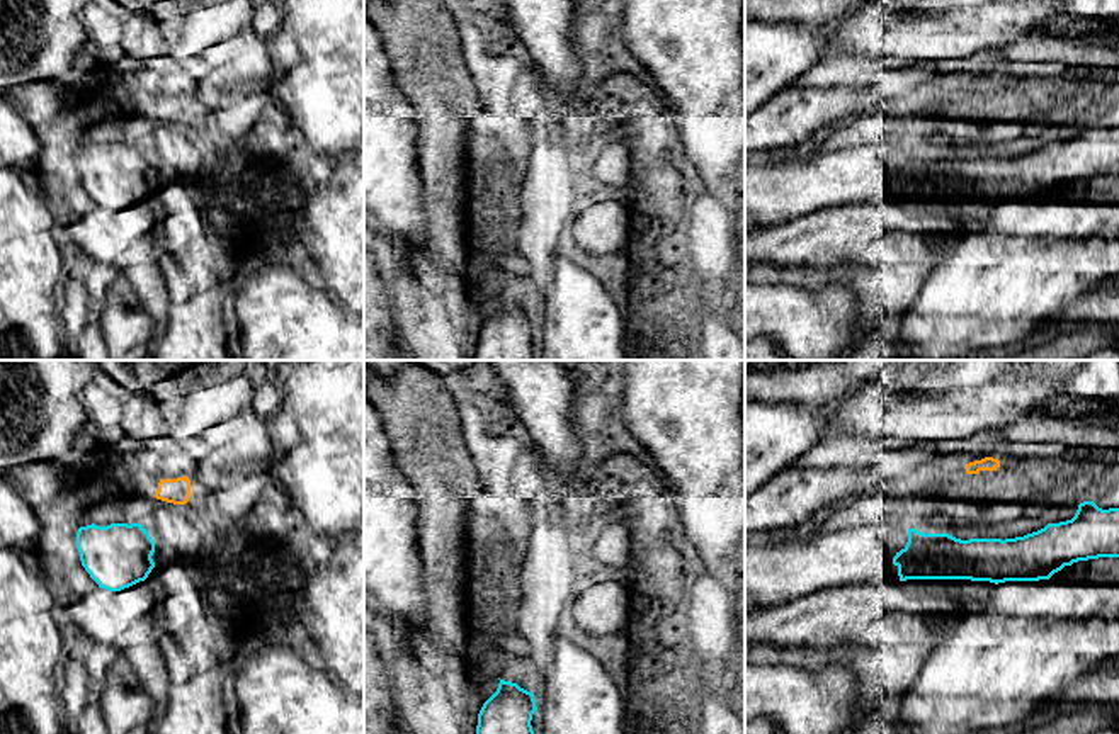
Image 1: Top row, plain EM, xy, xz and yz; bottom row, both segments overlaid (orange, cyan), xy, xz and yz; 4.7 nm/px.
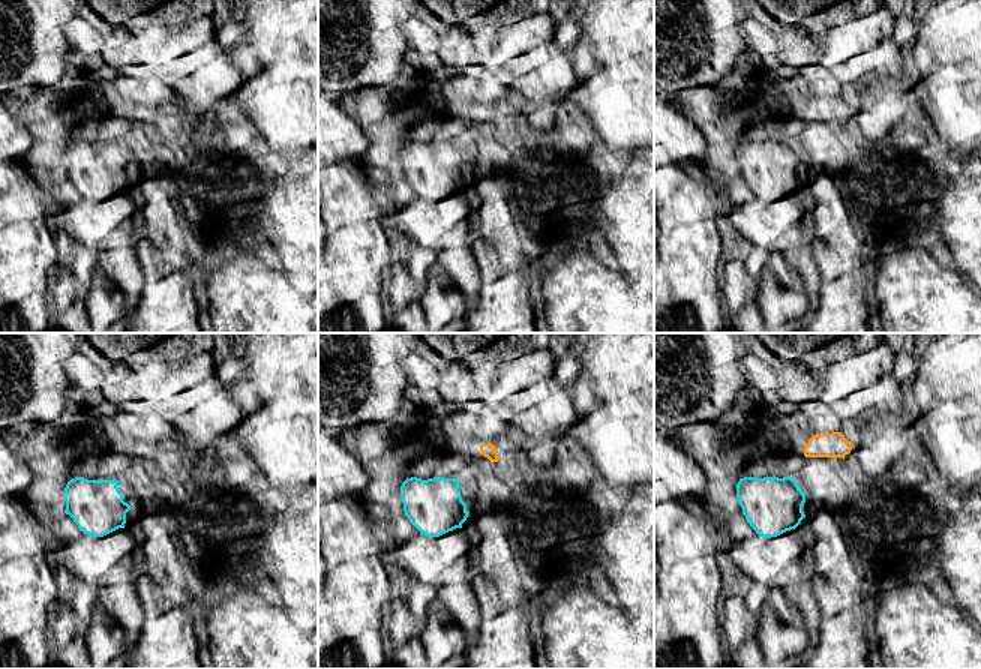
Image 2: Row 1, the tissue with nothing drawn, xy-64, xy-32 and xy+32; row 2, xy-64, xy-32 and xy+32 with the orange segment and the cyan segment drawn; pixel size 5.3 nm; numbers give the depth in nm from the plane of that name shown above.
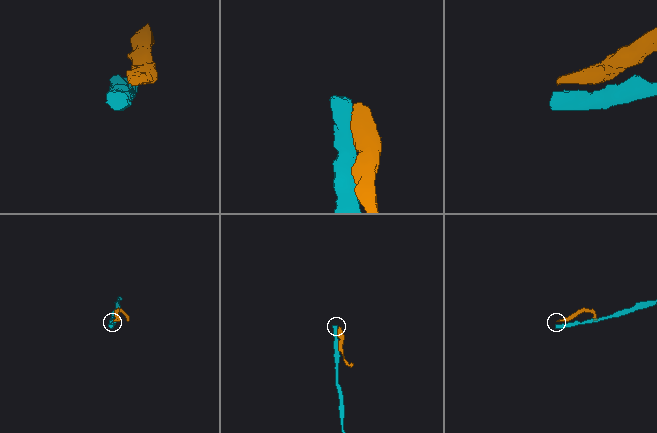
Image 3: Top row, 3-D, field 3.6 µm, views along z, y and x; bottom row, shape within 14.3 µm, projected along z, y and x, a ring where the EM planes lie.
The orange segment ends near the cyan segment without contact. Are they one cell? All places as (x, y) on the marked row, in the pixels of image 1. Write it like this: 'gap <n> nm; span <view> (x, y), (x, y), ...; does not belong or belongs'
gap 150 nm; span xy (157, 498), (142, 525); does not belong

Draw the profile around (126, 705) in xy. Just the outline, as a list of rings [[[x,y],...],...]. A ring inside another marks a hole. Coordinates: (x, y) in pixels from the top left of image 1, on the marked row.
[[[121,652],[107,669],[99,707],[107,734],[150,734],[156,720],[153,698]]]

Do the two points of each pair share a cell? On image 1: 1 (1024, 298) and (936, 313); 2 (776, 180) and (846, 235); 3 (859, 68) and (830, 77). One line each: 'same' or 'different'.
1: same
2: different
3: same

